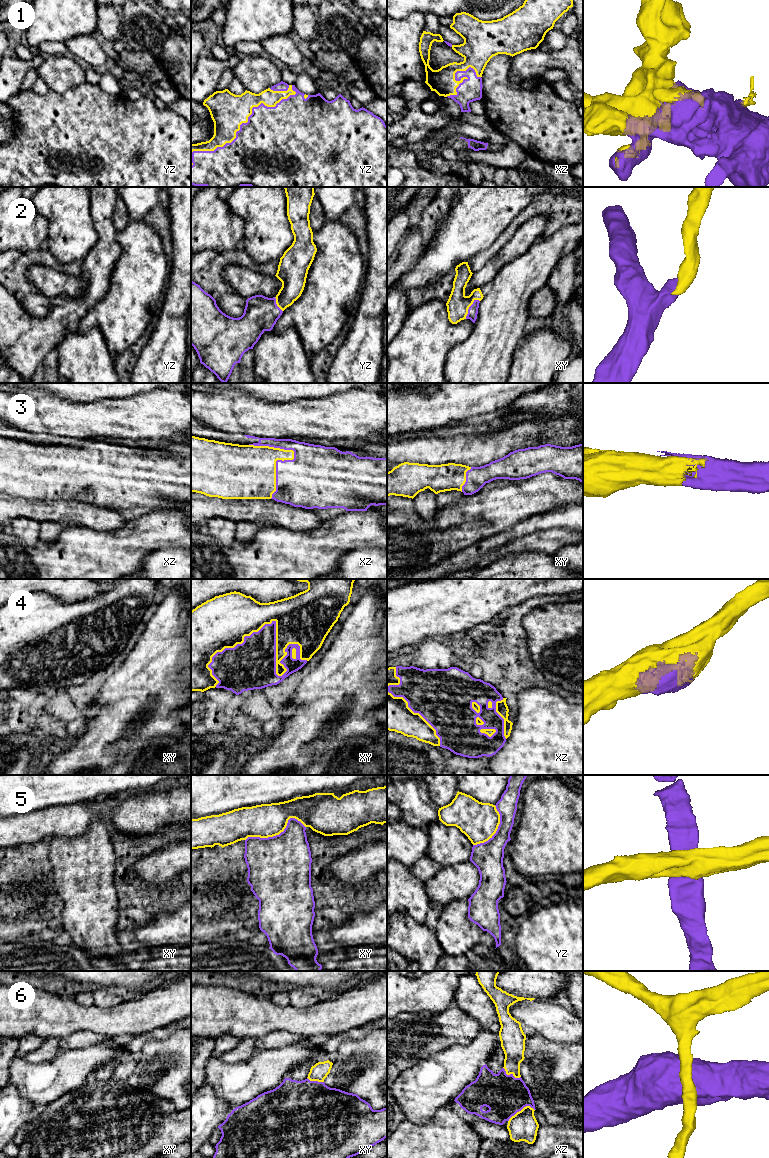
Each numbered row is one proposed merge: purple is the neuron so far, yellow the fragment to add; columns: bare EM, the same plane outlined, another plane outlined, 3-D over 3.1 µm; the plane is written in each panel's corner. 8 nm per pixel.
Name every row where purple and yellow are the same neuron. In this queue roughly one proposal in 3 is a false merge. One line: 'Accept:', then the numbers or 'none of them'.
Accept: 1, 2, 3, 4

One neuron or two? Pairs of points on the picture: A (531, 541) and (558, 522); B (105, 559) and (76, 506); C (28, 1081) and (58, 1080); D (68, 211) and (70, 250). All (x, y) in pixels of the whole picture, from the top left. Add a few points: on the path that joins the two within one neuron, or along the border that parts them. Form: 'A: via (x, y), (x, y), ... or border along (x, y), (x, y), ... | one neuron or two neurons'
A: border along (568, 529), (535, 531), (522, 537) | two neurons
B: border along (77, 524), (92, 529), (111, 530) | two neurons
C: via (35, 1081), (51, 1080) | one neuron
D: via (70, 221), (71, 235), (74, 238), (72, 240) | one neuron

